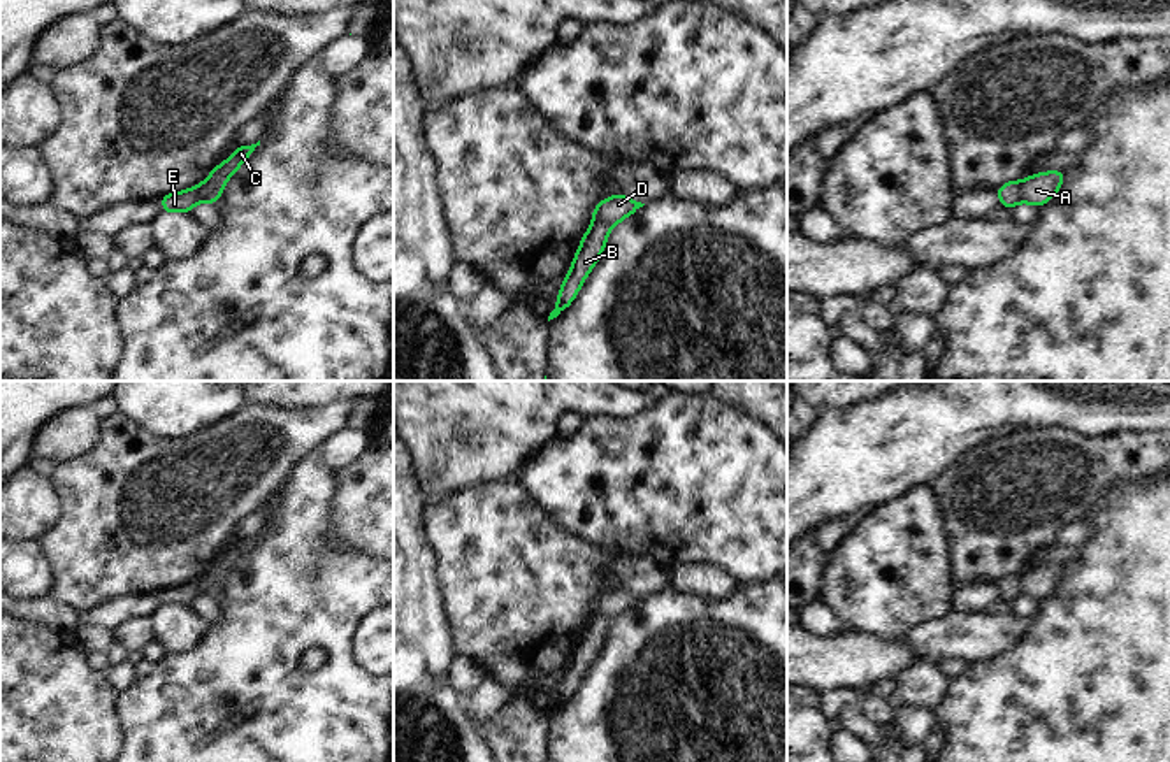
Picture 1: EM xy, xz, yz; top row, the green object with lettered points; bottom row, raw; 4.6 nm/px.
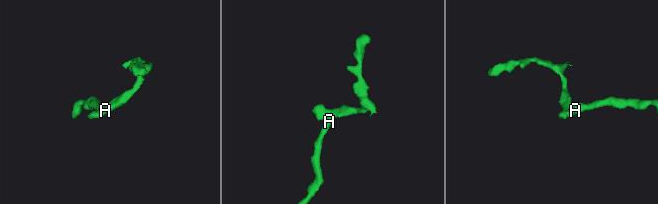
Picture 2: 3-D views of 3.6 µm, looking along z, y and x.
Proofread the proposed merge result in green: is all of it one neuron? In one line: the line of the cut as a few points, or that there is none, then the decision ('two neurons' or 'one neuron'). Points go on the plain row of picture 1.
cut in yz along (1019, 575), (1021, 594); two neurons

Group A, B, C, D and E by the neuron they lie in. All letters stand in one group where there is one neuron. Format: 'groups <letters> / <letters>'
groups A B / C D E

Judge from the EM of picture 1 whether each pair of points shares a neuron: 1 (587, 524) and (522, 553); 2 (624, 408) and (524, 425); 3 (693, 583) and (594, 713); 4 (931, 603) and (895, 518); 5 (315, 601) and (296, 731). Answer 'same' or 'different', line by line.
1: different
2: same
3: different
4: same
5: same

